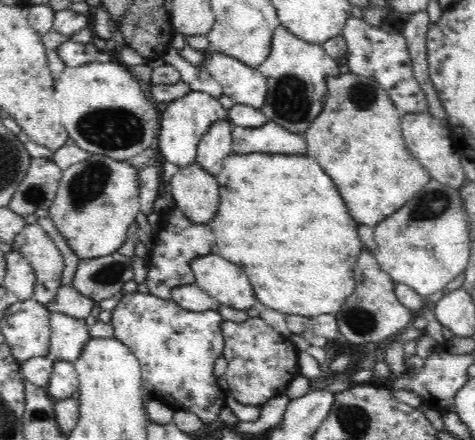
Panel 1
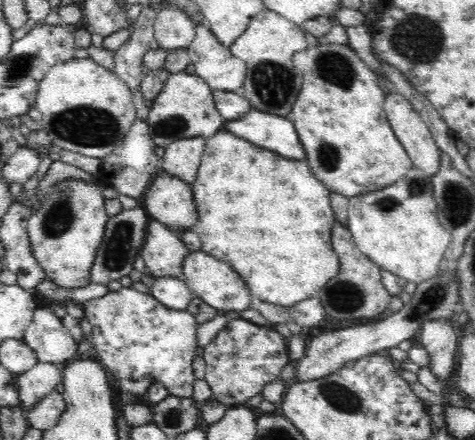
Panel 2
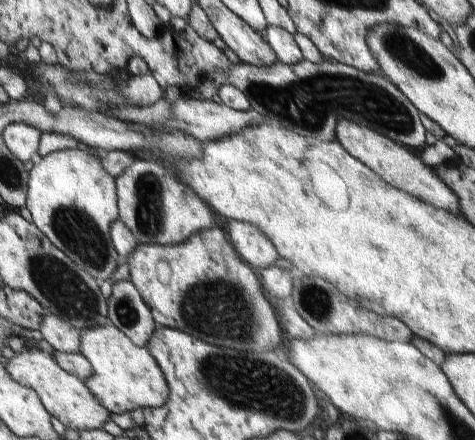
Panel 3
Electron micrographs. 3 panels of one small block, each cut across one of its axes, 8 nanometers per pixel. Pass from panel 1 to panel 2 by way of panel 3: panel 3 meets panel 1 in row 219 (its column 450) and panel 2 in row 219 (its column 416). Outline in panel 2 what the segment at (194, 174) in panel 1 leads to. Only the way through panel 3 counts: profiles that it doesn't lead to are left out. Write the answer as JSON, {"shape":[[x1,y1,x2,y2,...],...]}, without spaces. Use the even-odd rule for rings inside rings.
{"shape":[[160,174,152,180,150,188,140,198,140,206,150,220,158,220,174,232,192,230,198,222,198,208,190,184,170,174]]}

